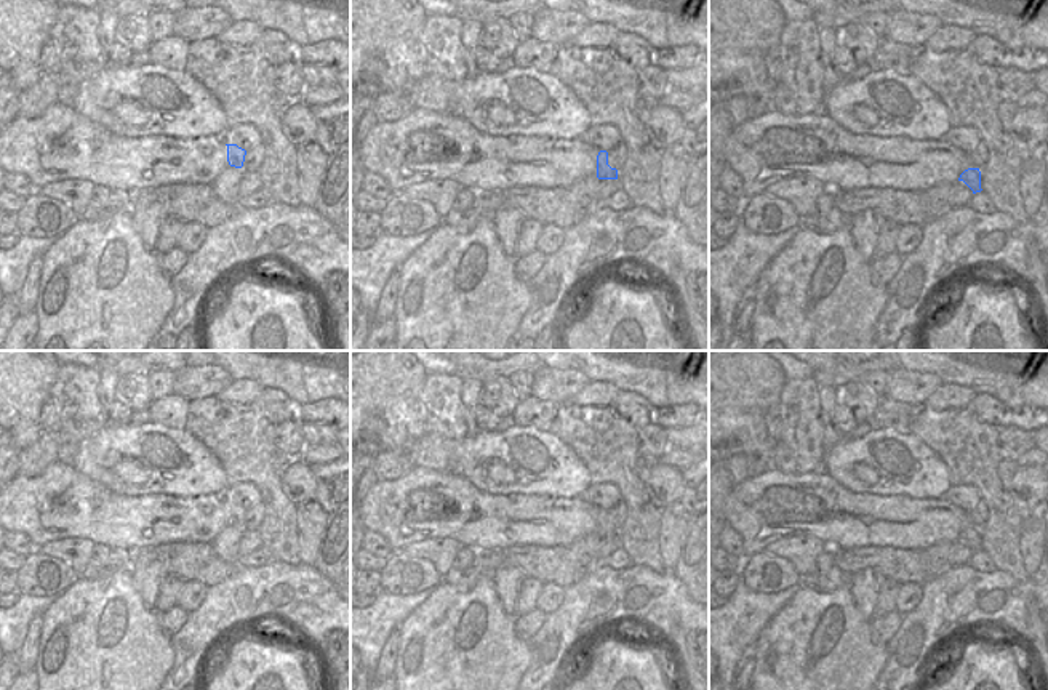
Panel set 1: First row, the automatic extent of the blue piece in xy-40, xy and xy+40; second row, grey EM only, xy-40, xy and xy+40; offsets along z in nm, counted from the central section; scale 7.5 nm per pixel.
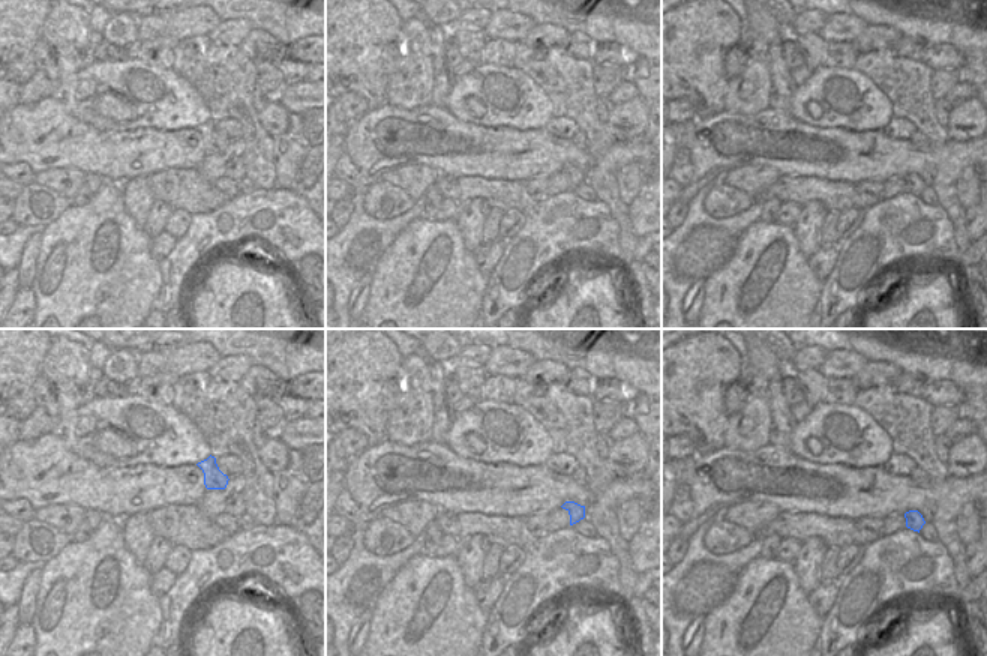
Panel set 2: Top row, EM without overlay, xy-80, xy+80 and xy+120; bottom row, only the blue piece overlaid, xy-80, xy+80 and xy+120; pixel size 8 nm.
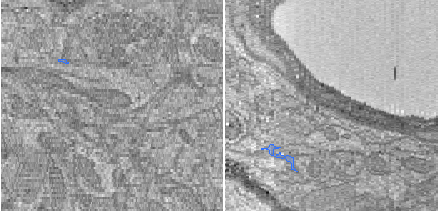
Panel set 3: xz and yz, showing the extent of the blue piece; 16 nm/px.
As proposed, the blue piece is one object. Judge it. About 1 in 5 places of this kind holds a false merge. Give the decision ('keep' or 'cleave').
keep

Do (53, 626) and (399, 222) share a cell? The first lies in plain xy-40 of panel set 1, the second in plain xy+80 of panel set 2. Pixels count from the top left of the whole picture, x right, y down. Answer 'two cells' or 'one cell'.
two cells

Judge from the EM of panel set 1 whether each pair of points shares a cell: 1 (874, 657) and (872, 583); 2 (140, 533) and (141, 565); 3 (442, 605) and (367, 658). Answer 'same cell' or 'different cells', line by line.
1: different cells
2: different cells
3: different cells

